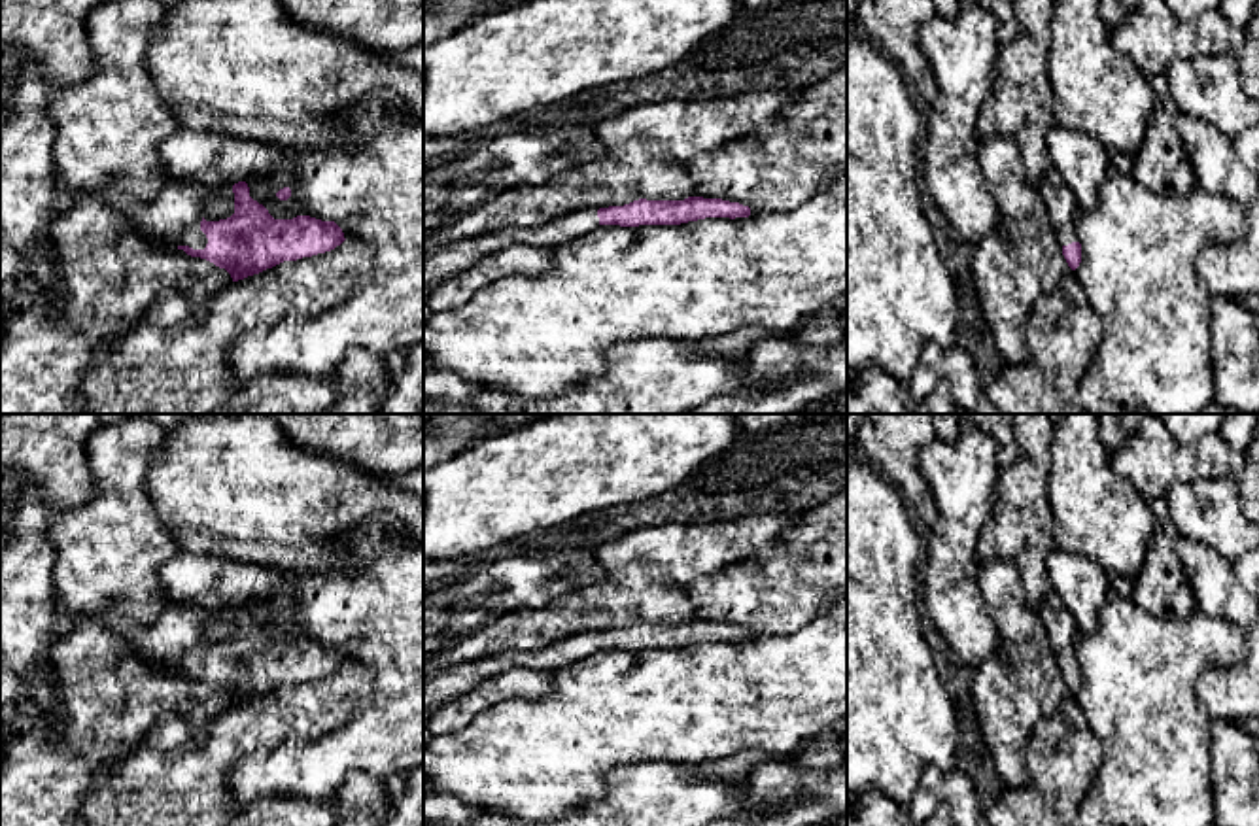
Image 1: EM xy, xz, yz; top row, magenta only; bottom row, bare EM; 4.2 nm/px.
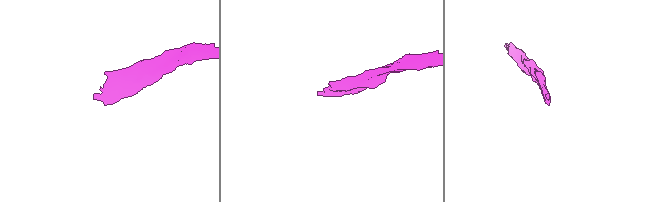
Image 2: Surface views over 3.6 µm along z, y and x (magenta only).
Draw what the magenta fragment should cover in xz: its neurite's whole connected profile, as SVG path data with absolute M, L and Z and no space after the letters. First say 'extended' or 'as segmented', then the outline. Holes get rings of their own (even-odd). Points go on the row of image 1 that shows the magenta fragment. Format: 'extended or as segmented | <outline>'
extended | M688 197L684 200L639 198L624 206L590 208L565 214L535 229L505 229L476 238L463 238L448 246L423 251L423 285L439 285L444 278L465 270L480 257L510 244L537 244L554 248L575 240L597 225L681 225L705 217L749 217L750 208L722 198Z

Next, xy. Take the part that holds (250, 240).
extended | M197 180L168 183L149 200L117 193L76 193L62 189L53 204L59 217L85 197L95 197L119 210L130 229L164 248L183 250L225 268L233 282L259 274L284 261L325 253L346 238L335 221L310 215L274 219L268 210L250 197L246 181L233 185L234 214L227 219L206 221L204 198L216 187Z

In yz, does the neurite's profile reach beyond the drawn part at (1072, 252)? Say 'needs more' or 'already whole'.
needs more

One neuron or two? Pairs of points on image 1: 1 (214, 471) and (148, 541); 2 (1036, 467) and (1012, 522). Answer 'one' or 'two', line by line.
1: two
2: one

